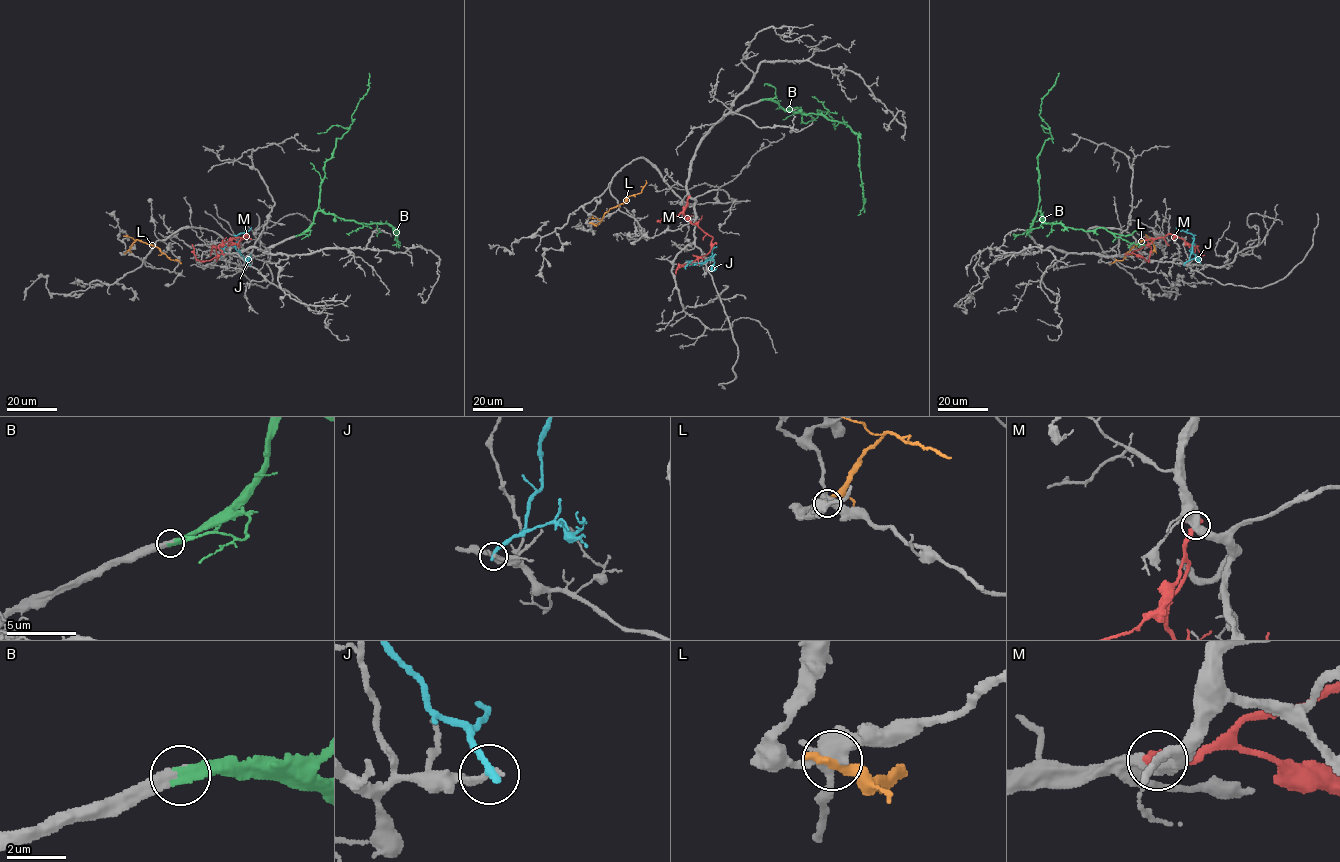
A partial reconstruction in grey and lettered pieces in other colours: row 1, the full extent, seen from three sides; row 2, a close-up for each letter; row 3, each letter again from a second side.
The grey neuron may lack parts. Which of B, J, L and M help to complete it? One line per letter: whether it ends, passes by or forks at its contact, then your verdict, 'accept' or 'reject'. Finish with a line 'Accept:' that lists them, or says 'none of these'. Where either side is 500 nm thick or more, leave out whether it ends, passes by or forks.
B: it ends; accept
J: it ends; reject
L: it ends; reject
M: reject
Accept: B

